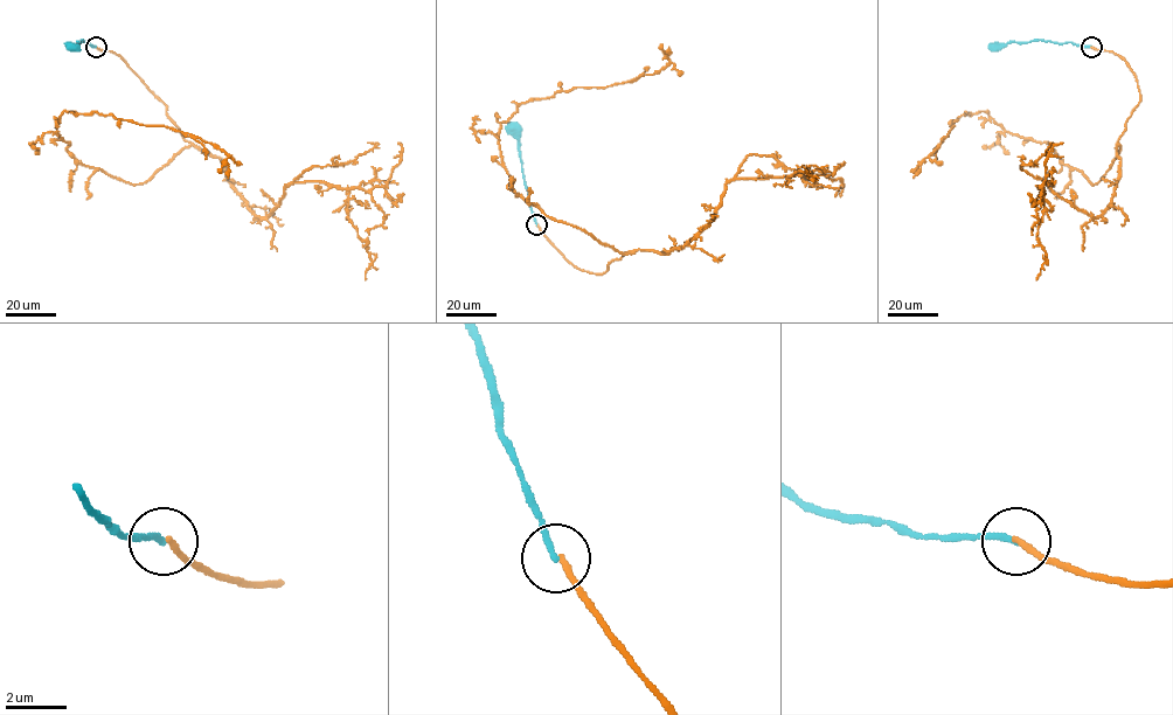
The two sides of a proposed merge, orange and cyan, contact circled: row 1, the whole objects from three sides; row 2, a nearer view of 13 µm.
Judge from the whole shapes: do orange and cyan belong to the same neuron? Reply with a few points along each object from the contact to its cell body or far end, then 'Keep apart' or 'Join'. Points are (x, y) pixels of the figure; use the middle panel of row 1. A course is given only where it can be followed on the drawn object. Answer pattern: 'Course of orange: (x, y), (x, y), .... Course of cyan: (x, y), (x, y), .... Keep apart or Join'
Course of orange: (536, 224), (583, 270), (604, 273), (633, 251), (508, 188), (498, 134), (520, 104), (657, 74), (670, 47). Course of cyan: (536, 224), (527, 196), (518, 132), (513, 129). Keep apart

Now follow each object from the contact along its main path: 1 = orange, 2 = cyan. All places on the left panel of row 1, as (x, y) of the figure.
1: (96, 47), (193, 144), (141, 184), (81, 165), (57, 132), (64, 111), (193, 134), (229, 157), (228, 178)
2: (96, 47), (82, 40), (71, 46)

